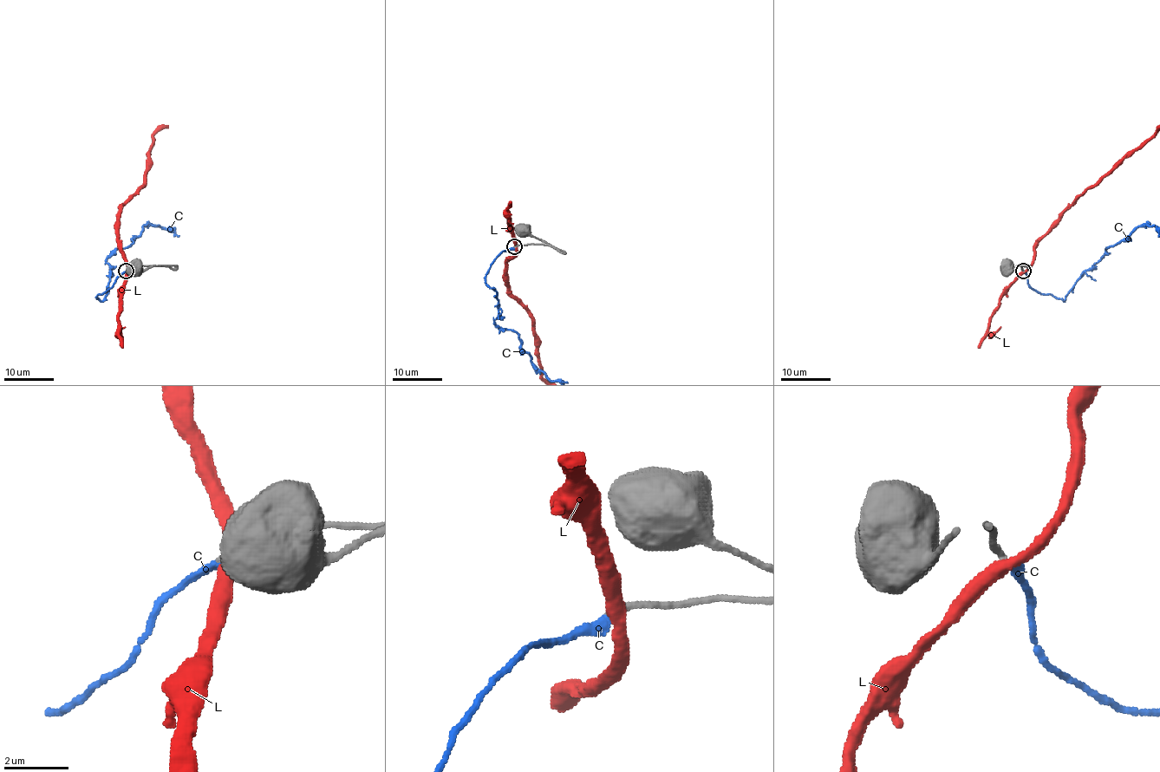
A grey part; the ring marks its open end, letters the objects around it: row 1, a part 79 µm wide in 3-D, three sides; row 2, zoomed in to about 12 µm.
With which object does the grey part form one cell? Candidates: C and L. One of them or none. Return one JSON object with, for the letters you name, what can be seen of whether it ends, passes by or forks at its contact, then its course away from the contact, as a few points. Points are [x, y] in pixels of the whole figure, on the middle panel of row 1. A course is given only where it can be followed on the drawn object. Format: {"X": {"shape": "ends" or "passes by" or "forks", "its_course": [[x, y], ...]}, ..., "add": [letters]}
{"C": {"shape": "ends"}, "add": ["C"]}

